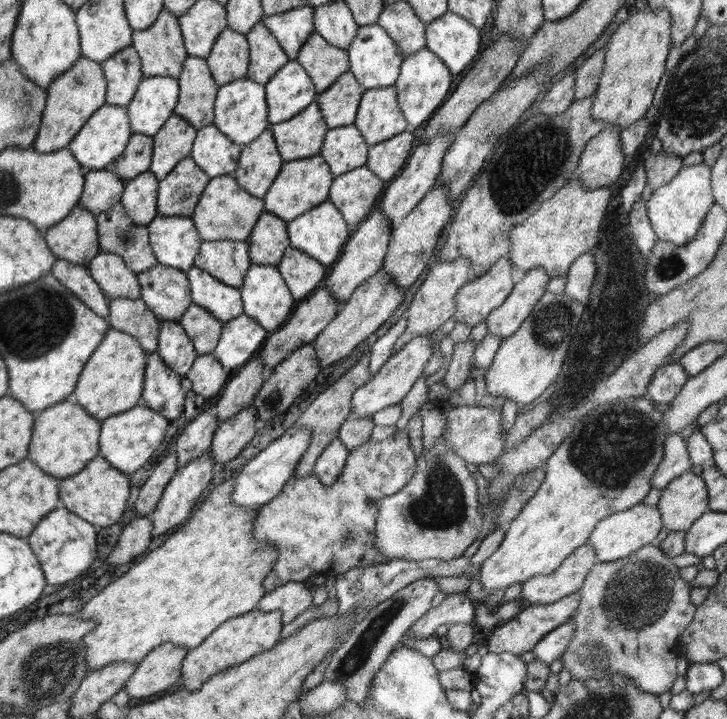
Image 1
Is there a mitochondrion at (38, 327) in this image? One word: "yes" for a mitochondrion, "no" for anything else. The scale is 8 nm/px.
yes

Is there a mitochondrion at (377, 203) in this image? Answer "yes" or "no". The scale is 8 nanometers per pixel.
no

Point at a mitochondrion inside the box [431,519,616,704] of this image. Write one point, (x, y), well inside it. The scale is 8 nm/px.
(594, 652)

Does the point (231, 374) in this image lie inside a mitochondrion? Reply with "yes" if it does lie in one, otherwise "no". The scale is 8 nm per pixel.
no

